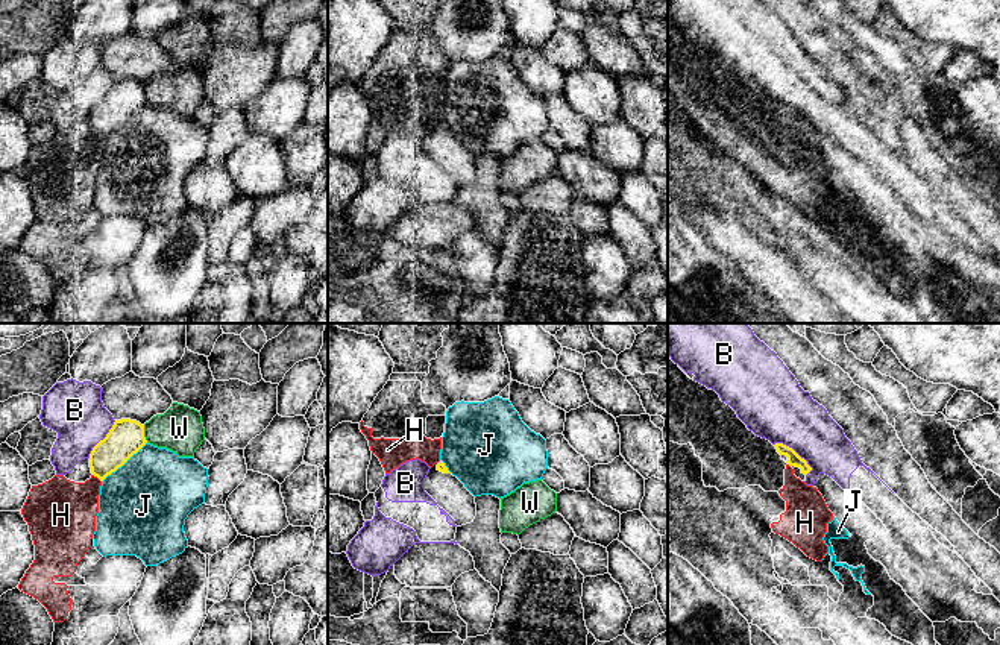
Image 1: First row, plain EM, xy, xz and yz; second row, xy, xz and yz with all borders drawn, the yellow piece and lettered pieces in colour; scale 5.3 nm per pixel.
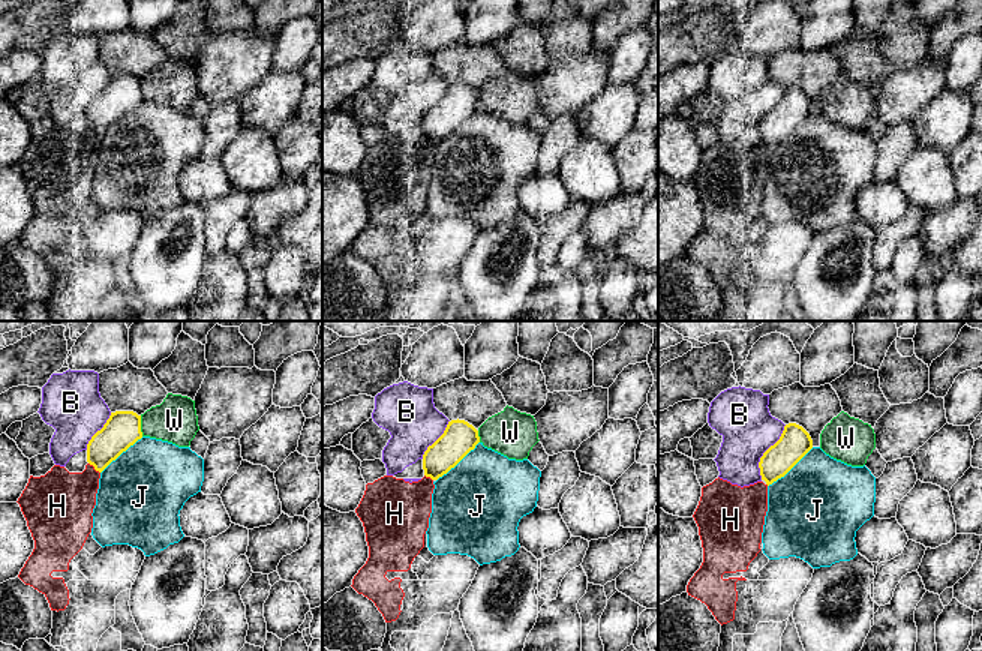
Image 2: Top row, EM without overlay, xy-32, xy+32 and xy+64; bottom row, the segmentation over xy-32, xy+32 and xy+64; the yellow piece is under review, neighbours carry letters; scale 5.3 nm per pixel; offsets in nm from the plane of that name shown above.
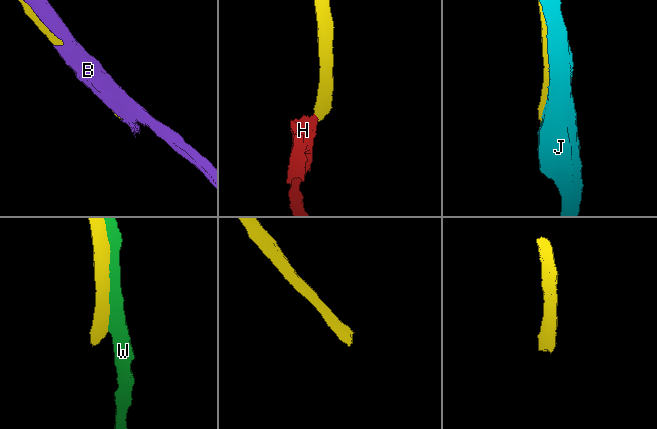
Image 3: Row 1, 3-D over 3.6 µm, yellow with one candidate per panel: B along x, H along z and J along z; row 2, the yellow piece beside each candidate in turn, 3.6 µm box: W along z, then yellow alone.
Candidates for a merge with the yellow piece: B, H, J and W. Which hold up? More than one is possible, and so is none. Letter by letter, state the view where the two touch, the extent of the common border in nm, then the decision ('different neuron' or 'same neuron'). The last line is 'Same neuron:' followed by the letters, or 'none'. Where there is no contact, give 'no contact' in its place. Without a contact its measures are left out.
B: yz | 240 nm | different neuron
H: xy | 60 nm | different neuron
J: xy | 320 nm | different neuron
W: xy | 100 nm | different neuron
Same neuron: none

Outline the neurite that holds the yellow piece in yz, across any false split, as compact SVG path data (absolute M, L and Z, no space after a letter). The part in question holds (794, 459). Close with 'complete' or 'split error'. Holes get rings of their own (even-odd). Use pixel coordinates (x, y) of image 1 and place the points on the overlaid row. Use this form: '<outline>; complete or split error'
M775 443L774 446L780 455L788 457L786 463L789 466L800 467L801 474L804 474L804 475L807 475L812 470L812 467L807 464L807 461L804 458L801 458L792 448L789 448L783 443Z; complete

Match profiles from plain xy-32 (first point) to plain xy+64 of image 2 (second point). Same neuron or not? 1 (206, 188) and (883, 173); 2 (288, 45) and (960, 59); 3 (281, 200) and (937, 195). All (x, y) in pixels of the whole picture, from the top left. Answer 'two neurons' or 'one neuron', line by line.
1: two neurons
2: one neuron
3: two neurons

